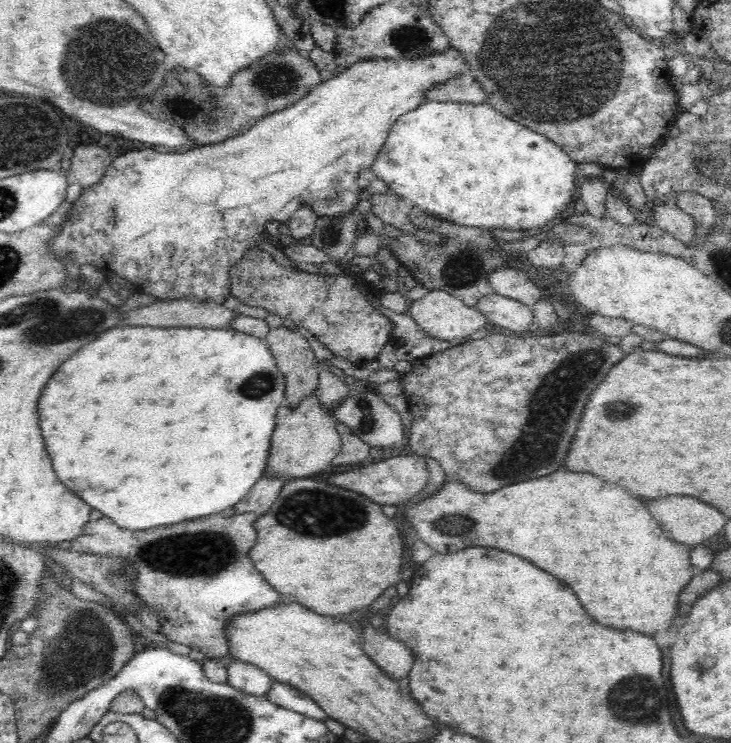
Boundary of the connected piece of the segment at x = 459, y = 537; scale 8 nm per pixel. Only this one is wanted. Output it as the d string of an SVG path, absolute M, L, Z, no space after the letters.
M556 470L544 478L530 478L488 494L474 492L466 483L447 478L429 495L408 504L404 516L417 537L436 552L448 554L468 546L492 546L528 558L566 582L588 614L606 626L640 630L642 634L668 628L676 612L678 594L692 580L690 548L668 538L646 504L628 496L620 486L604 484L586 472Z

